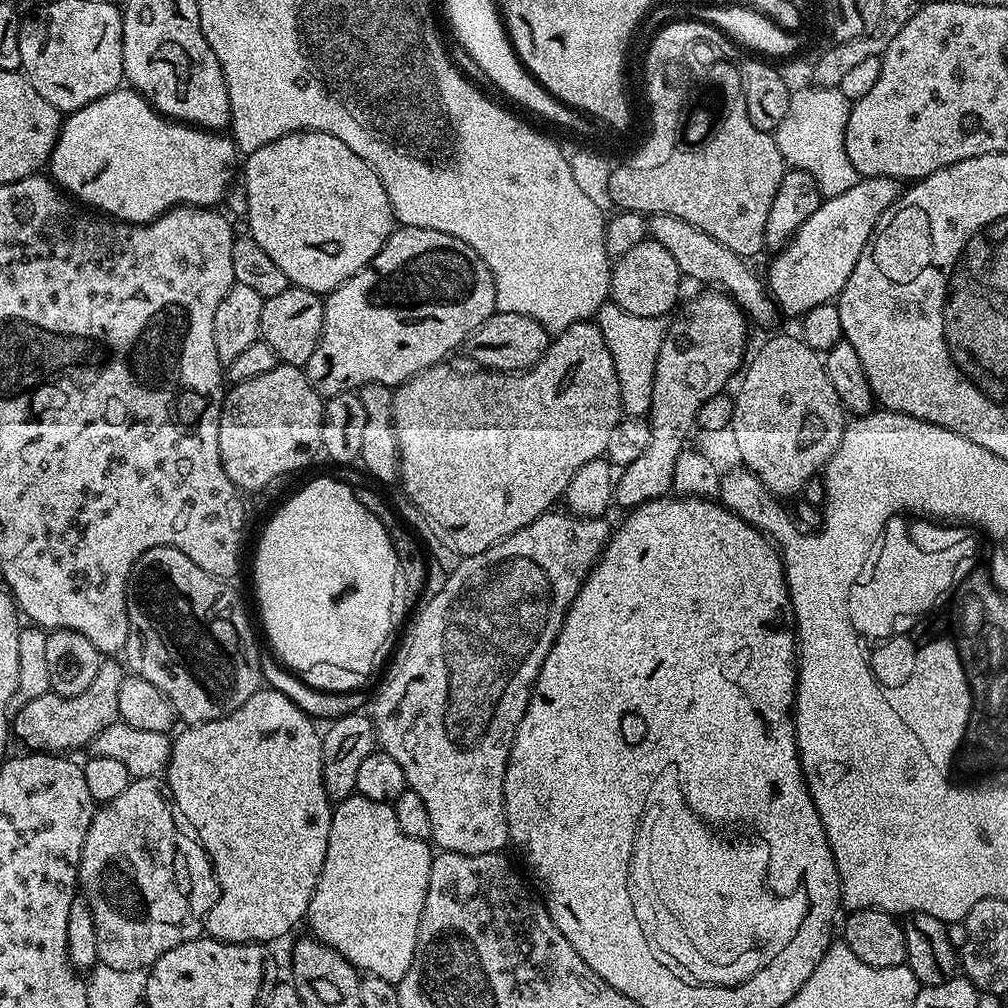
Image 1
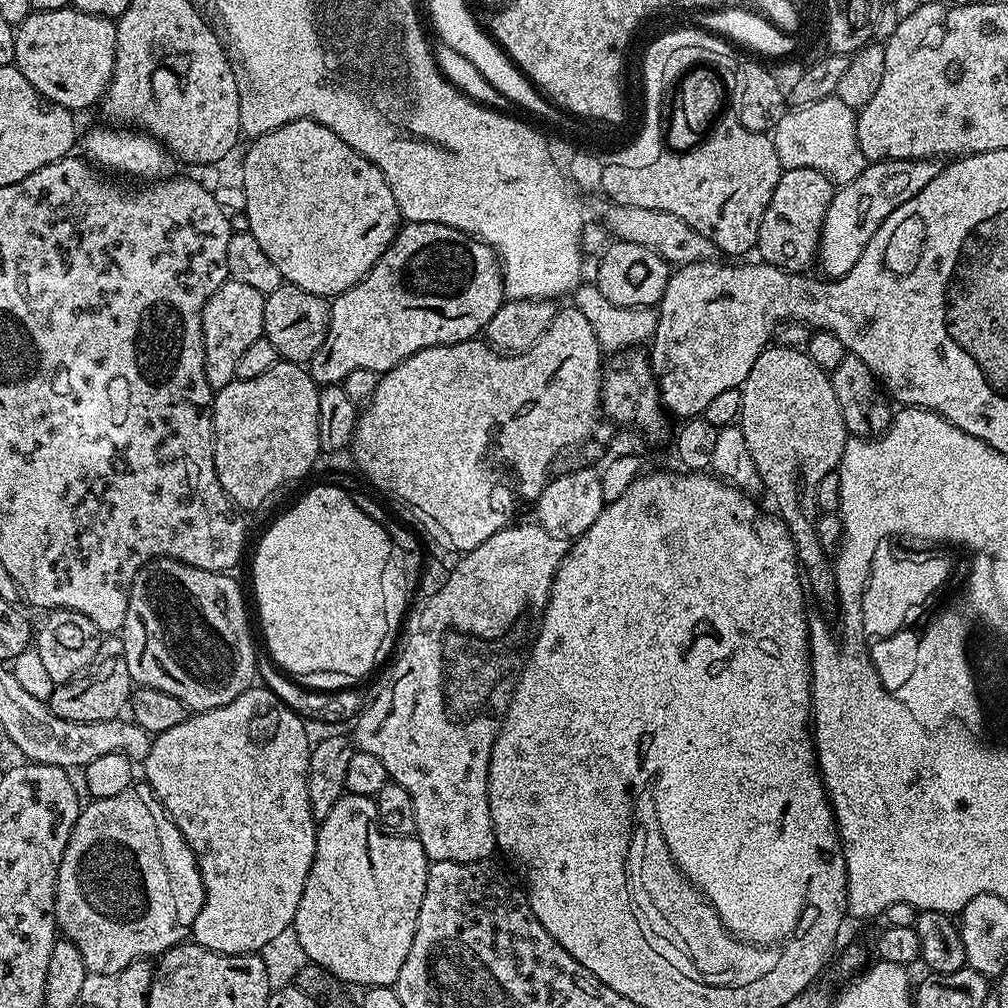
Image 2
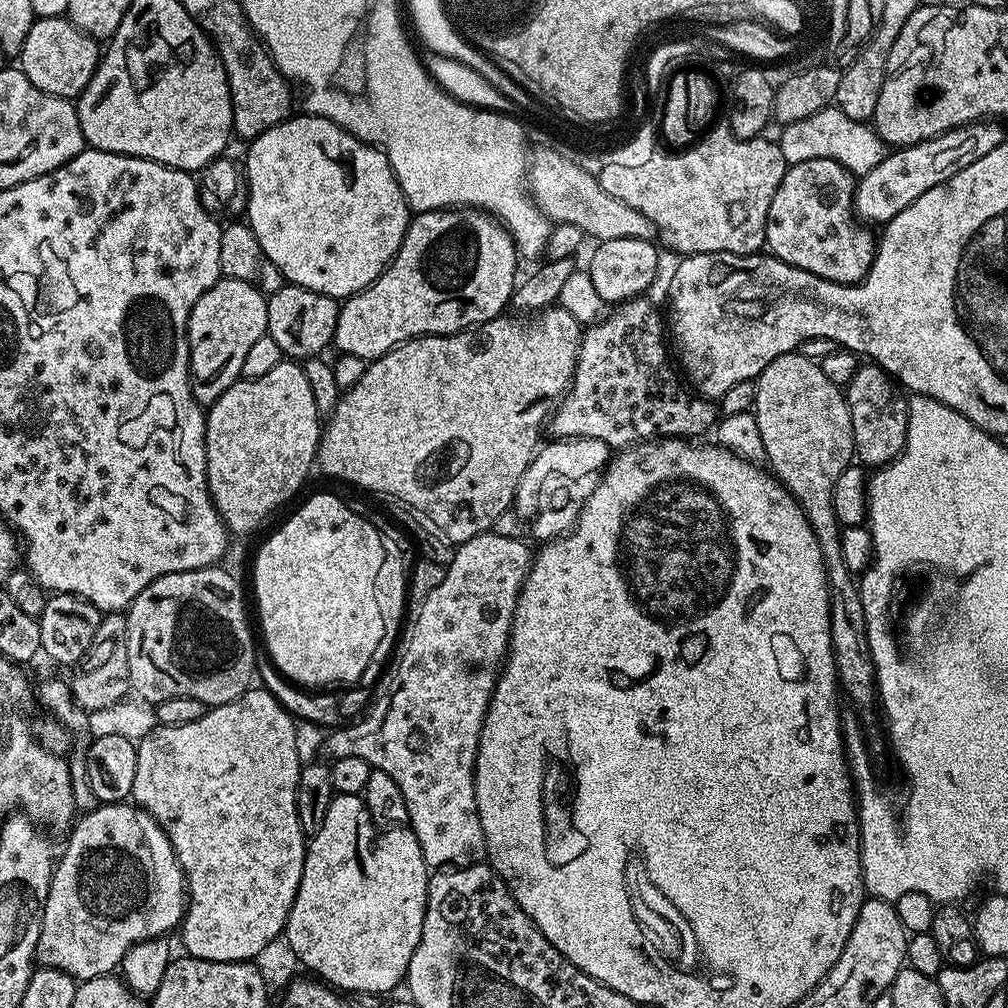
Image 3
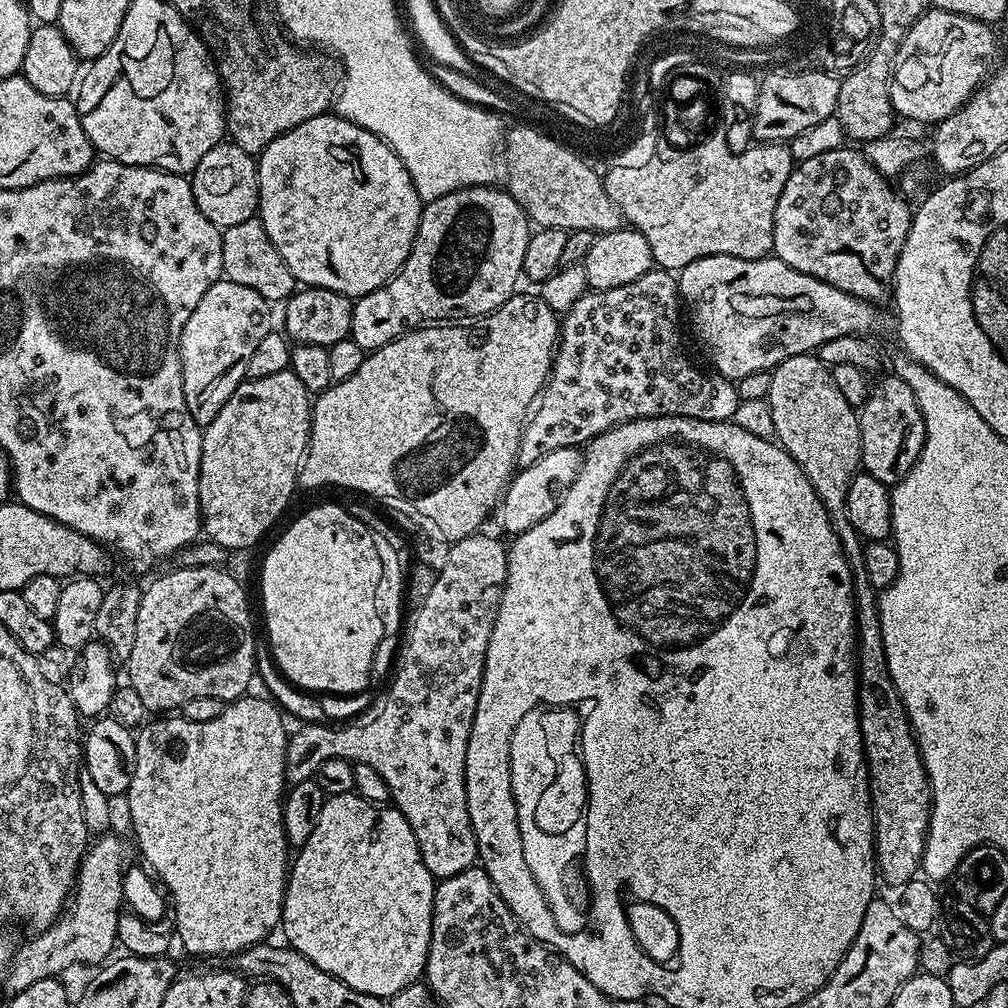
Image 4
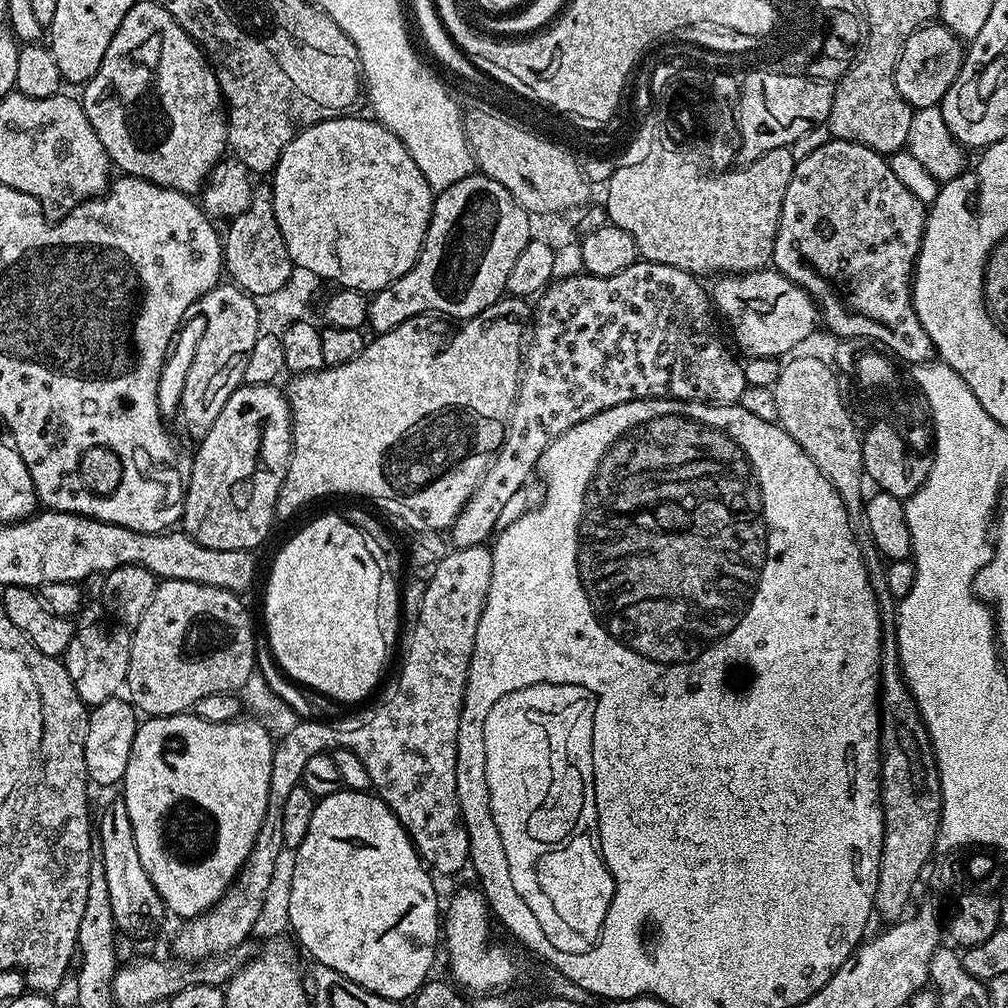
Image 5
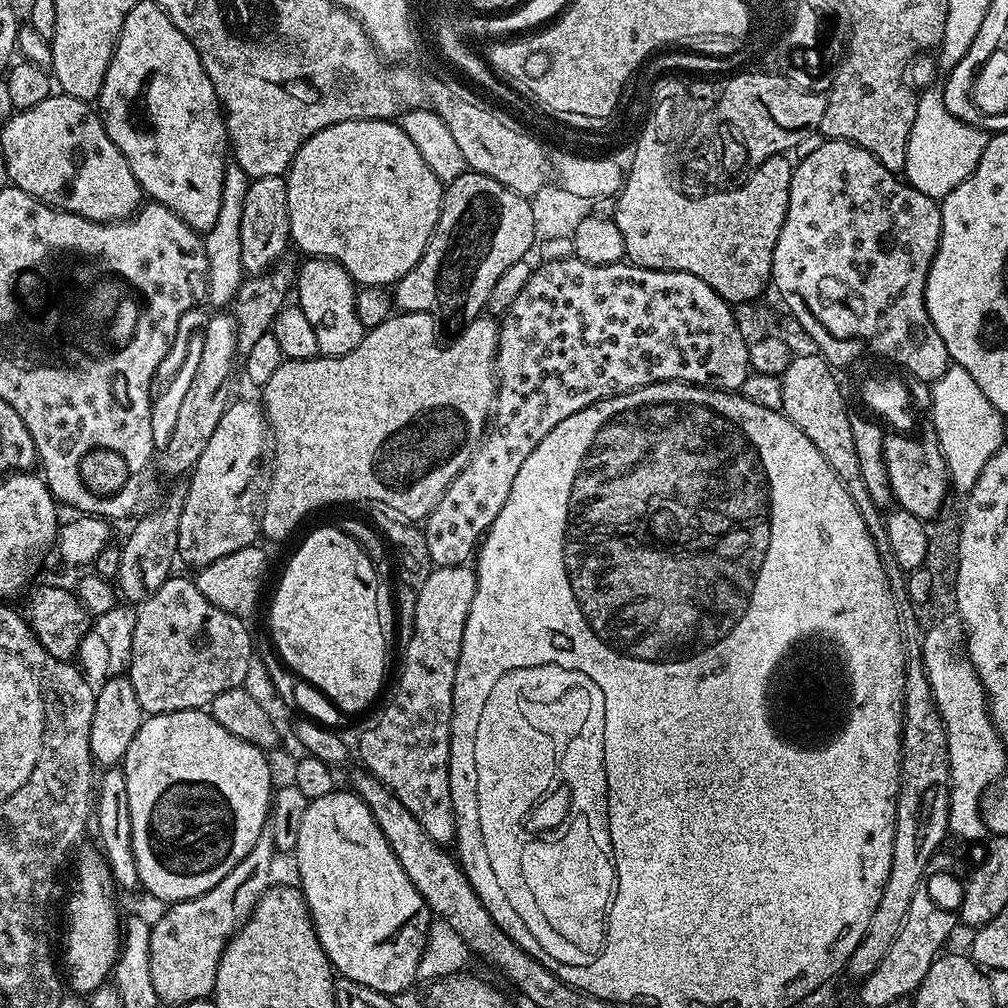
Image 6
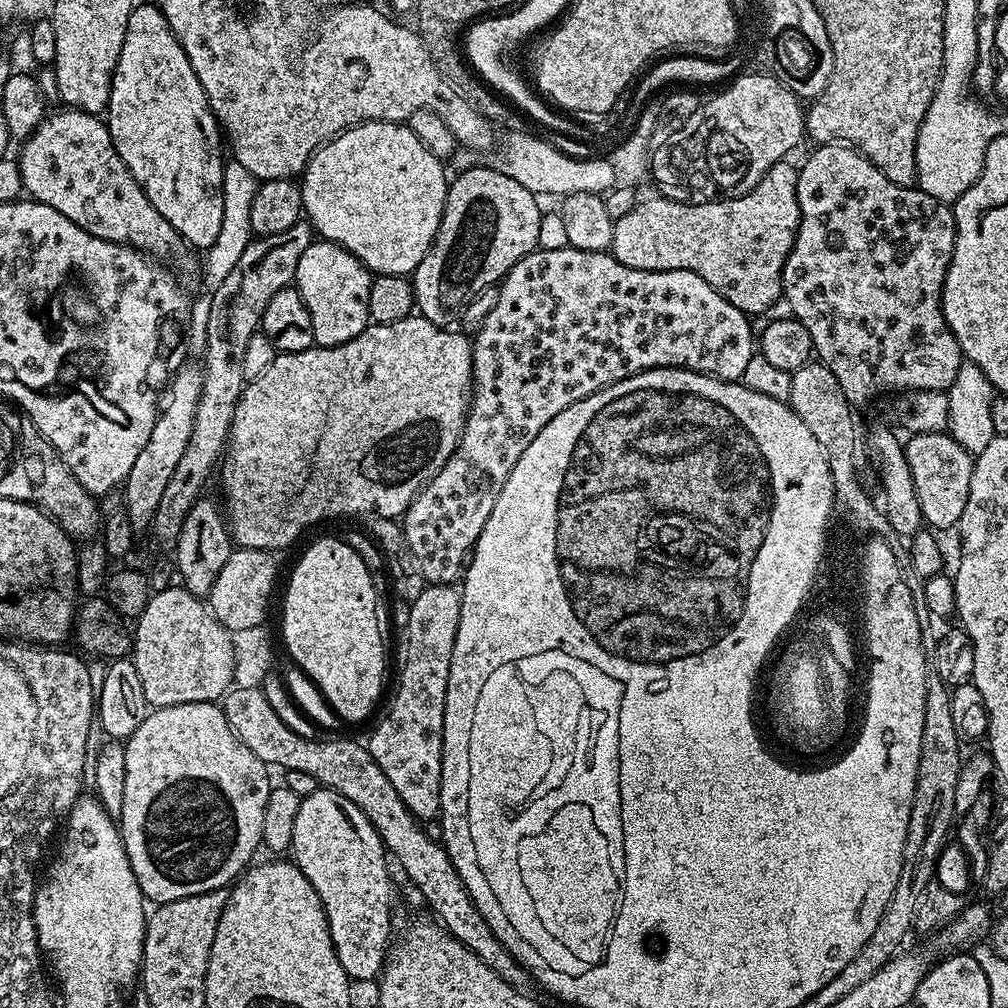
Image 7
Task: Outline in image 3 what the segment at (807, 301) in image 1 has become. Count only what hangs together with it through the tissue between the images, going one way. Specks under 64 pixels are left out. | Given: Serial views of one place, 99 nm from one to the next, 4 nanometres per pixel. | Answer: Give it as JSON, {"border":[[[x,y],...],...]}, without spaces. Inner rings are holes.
{"border":[[[999,123],[963,124],[961,128],[952,128],[933,140],[924,140],[920,144],[900,146],[889,151],[884,160],[874,166],[874,170],[859,177],[854,201],[855,215],[872,226],[887,224],[899,212],[906,210],[906,206],[910,206],[914,198],[922,198],[926,190],[954,178],[958,170],[970,166],[970,162],[978,162],[978,158],[983,158],[990,154],[990,150],[1005,143],[1006,136],[996,124]]]}

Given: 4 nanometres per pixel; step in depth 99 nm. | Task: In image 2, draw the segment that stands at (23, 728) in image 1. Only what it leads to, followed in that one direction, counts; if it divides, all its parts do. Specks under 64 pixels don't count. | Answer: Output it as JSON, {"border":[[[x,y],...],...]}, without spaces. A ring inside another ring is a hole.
{"border":[[[104,638],[100,642],[99,655],[82,676],[57,687],[50,696],[52,713],[70,722],[102,722],[115,720],[129,707],[134,691],[130,670],[126,666],[124,641],[120,638]]]}

